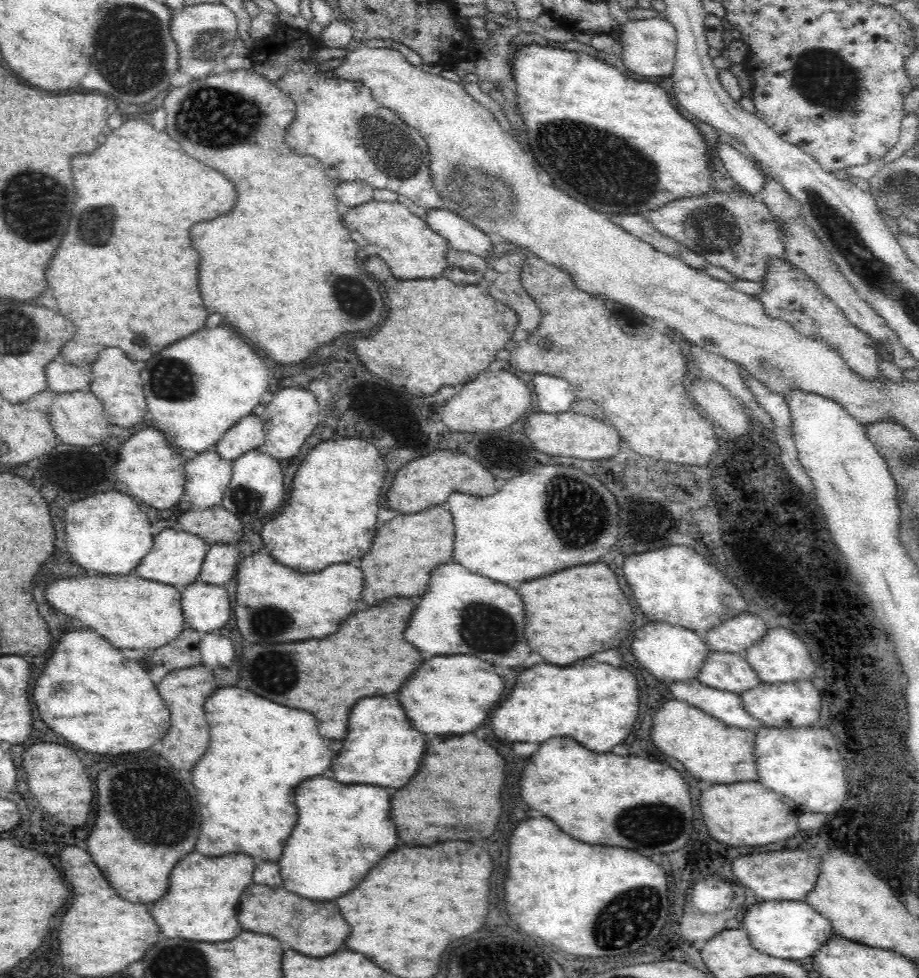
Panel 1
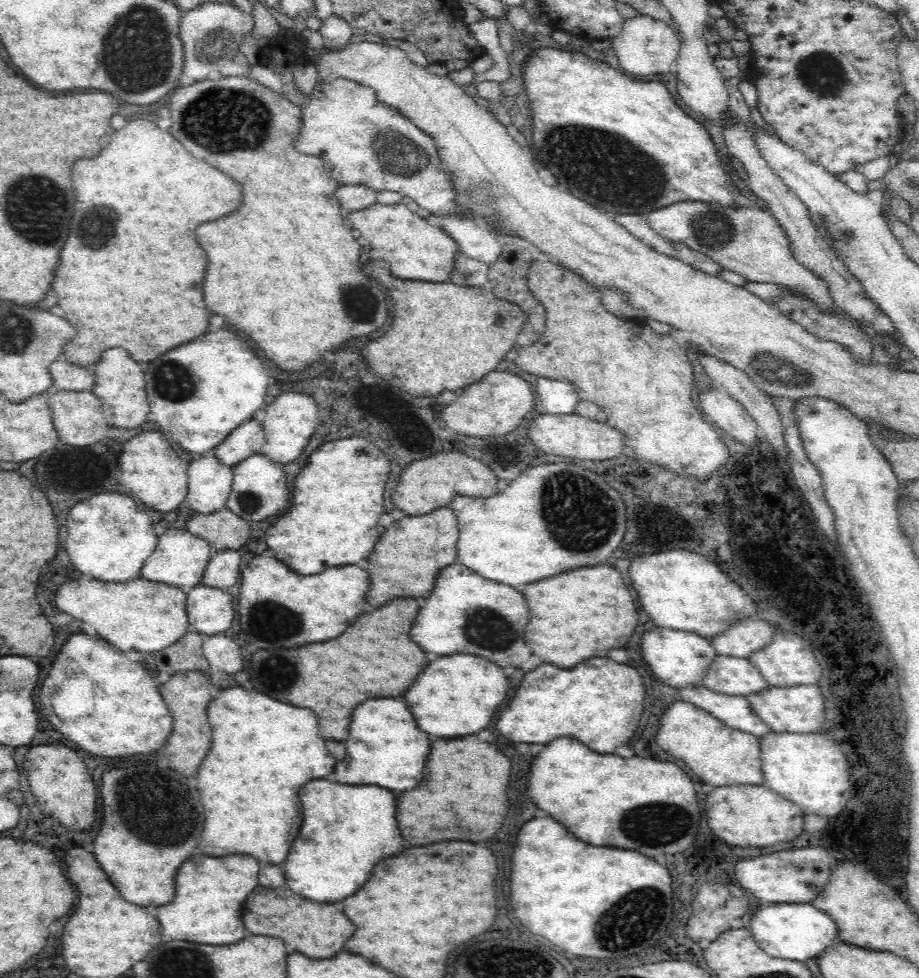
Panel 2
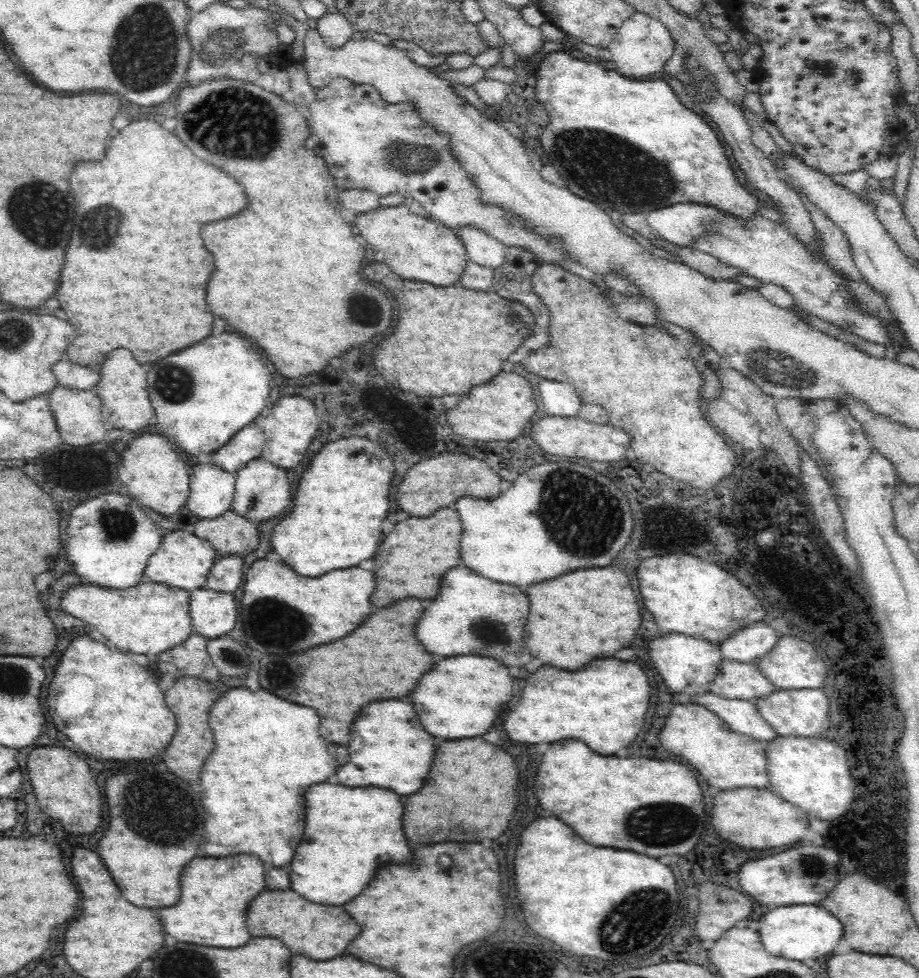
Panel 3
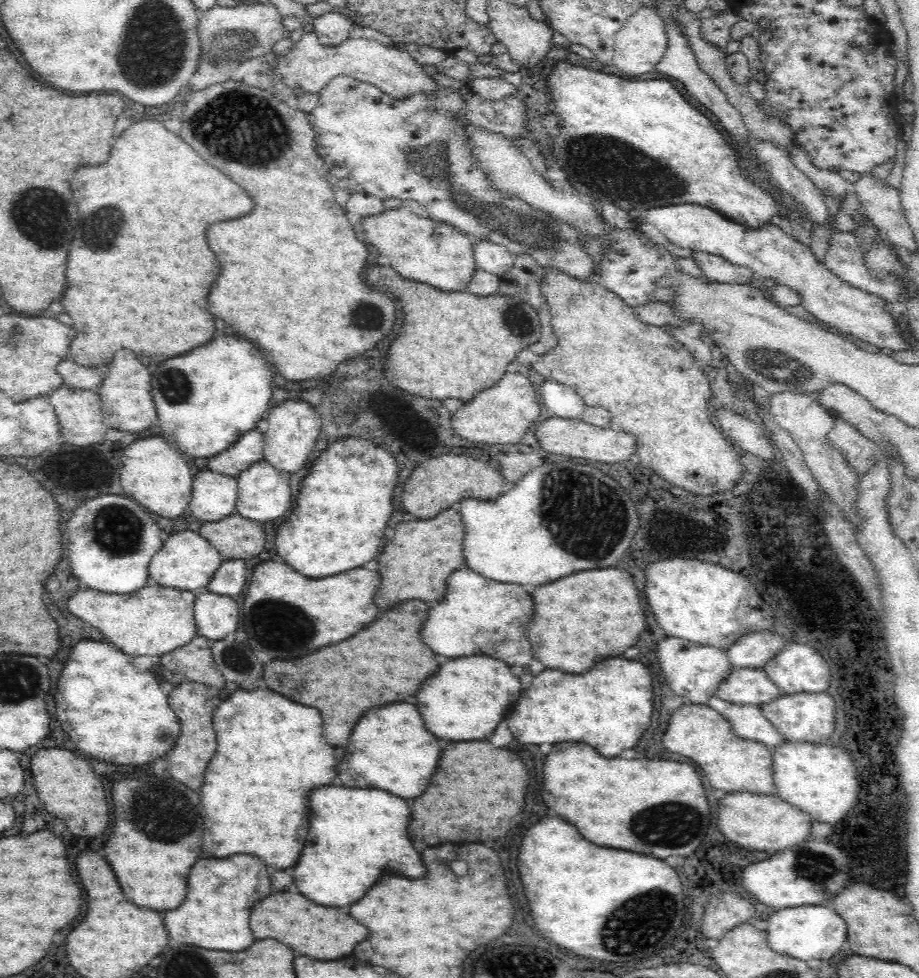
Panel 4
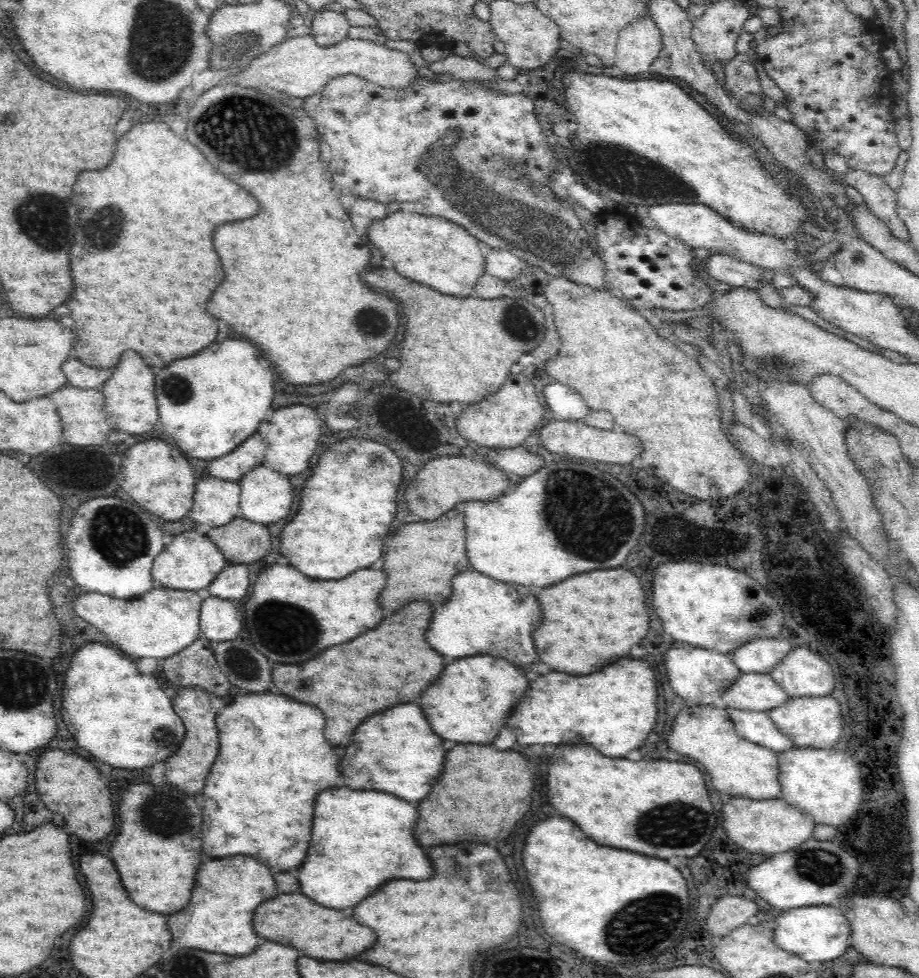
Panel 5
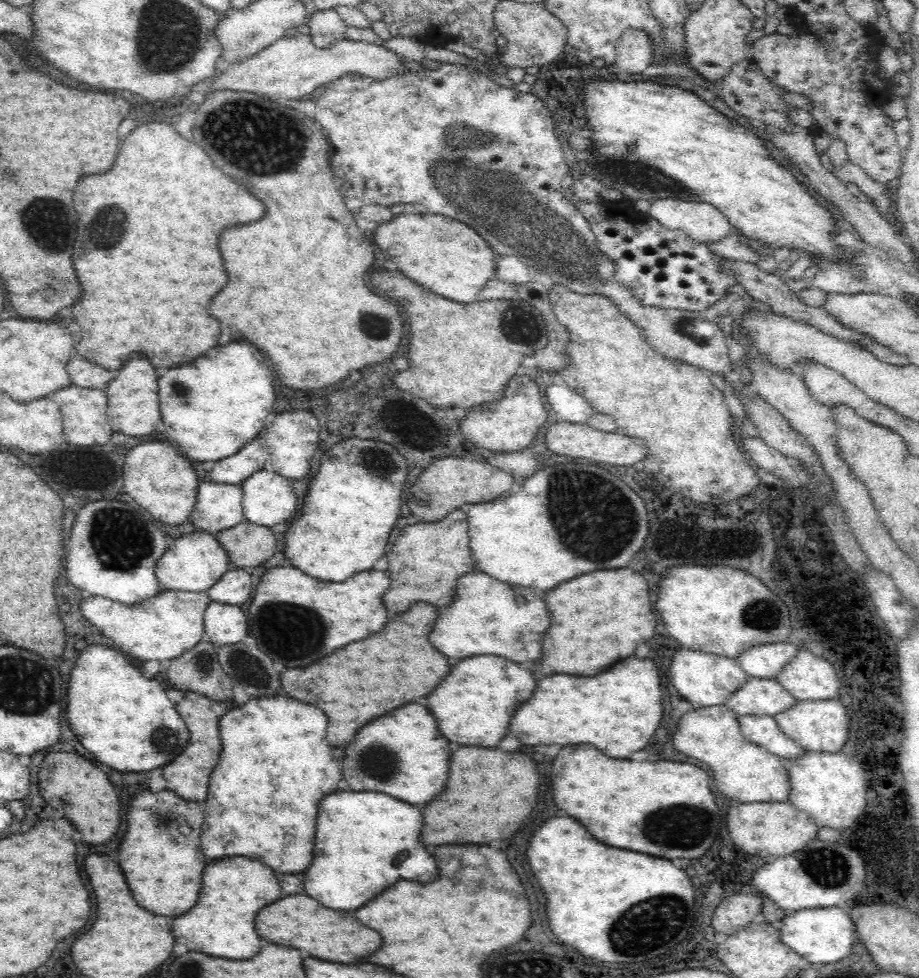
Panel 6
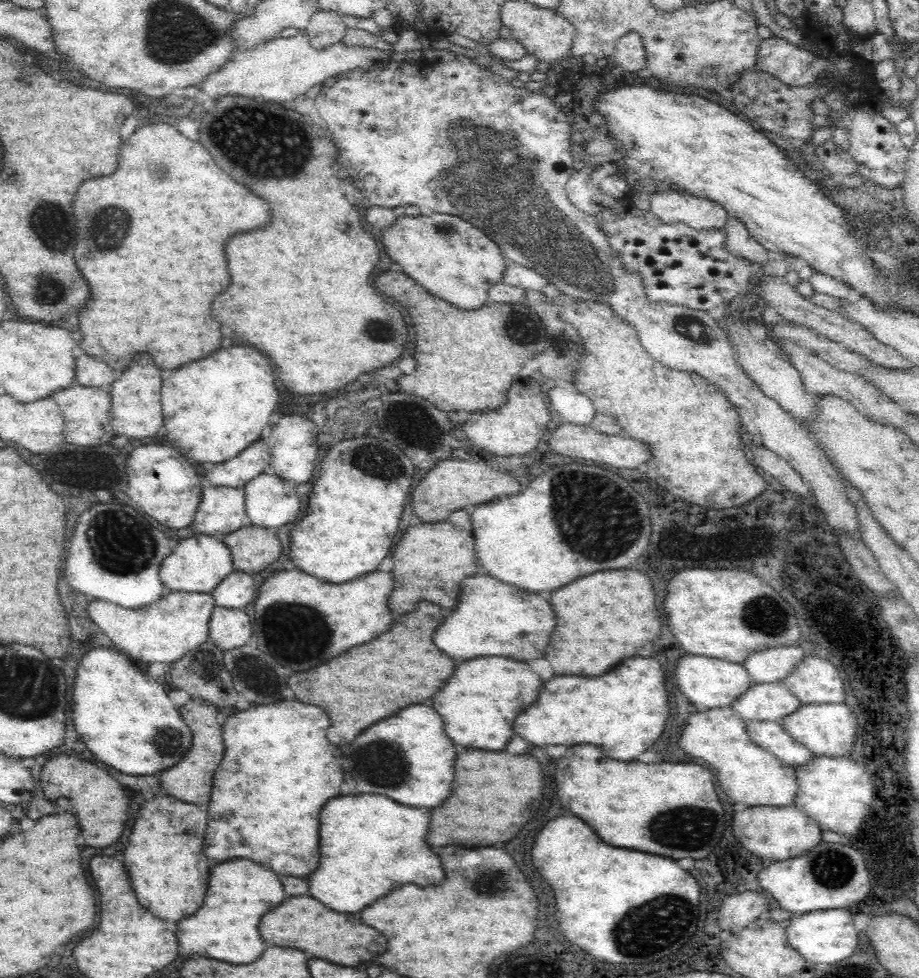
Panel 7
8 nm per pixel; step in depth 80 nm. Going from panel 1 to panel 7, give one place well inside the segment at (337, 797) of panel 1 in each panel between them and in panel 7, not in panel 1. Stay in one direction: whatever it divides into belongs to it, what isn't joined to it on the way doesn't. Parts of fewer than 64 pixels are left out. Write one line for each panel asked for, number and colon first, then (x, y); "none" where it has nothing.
2: (346, 832)
3: (350, 832)
4: (356, 836)
5: (369, 836)
6: (365, 842)
7: (370, 845)

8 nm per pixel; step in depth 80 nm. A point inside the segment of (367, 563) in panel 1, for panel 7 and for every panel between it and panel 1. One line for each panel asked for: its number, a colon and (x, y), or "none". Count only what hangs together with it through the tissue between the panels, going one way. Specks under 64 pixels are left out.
2: (411, 553)
3: (405, 568)
4: (433, 547)
5: (421, 561)
6: (425, 564)
7: (430, 563)

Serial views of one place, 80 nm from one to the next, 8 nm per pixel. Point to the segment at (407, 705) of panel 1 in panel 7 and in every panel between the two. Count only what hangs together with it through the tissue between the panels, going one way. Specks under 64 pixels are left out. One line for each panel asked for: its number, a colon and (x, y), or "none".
2: (453, 687)
3: (462, 697)
4: (469, 697)
5: (454, 705)
6: (475, 709)
7: (479, 704)

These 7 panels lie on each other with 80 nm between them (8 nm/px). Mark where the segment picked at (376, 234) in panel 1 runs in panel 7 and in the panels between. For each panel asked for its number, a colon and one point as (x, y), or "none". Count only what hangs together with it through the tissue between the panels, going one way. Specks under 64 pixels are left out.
2: (415, 250)
3: (416, 248)
4: (428, 251)
5: (432, 250)
6: (449, 258)
7: (452, 259)

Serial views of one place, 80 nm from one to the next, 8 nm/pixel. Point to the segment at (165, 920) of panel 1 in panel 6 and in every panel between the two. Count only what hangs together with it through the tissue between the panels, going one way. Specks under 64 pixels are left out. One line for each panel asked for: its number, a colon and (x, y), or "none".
2: (210, 892)
3: (212, 912)
4: (221, 893)
5: (219, 919)
6: (223, 925)

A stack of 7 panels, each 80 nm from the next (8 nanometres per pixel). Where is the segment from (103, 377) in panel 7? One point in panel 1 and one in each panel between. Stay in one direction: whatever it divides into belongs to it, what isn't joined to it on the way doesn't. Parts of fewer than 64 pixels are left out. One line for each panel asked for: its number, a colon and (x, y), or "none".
1: (63, 377)
2: (66, 376)
3: (69, 374)
4: (73, 374)
5: (78, 374)
6: (84, 373)

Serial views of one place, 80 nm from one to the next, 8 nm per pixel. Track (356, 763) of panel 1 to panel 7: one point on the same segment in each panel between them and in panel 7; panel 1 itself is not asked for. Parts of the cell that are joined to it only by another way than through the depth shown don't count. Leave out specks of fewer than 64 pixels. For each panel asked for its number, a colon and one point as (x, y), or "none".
2: (386, 747)
3: (388, 748)
4: (390, 749)
5: (417, 756)
6: (417, 774)
7: (411, 760)

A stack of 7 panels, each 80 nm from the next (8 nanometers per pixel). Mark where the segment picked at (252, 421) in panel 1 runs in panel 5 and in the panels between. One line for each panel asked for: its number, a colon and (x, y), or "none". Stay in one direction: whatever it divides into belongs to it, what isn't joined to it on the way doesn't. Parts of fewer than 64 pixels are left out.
2: (247, 439)
3: (247, 445)
4: (248, 450)
5: (234, 466)

